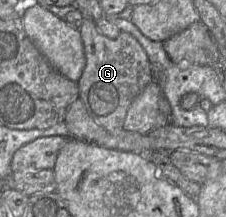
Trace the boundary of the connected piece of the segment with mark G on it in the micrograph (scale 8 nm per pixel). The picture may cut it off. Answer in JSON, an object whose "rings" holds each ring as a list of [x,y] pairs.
{"rings":[[[83,16],[79,28],[86,65],[78,80],[79,98],[90,117],[110,134],[123,130],[127,110],[139,93],[153,81],[145,50],[130,33],[121,31],[112,39],[97,30],[91,18]]]}

